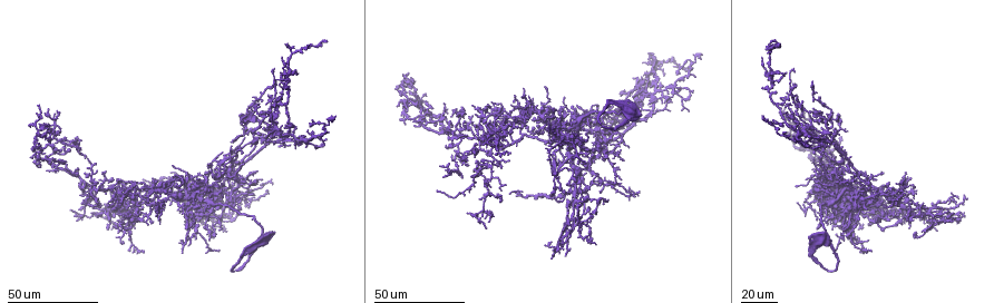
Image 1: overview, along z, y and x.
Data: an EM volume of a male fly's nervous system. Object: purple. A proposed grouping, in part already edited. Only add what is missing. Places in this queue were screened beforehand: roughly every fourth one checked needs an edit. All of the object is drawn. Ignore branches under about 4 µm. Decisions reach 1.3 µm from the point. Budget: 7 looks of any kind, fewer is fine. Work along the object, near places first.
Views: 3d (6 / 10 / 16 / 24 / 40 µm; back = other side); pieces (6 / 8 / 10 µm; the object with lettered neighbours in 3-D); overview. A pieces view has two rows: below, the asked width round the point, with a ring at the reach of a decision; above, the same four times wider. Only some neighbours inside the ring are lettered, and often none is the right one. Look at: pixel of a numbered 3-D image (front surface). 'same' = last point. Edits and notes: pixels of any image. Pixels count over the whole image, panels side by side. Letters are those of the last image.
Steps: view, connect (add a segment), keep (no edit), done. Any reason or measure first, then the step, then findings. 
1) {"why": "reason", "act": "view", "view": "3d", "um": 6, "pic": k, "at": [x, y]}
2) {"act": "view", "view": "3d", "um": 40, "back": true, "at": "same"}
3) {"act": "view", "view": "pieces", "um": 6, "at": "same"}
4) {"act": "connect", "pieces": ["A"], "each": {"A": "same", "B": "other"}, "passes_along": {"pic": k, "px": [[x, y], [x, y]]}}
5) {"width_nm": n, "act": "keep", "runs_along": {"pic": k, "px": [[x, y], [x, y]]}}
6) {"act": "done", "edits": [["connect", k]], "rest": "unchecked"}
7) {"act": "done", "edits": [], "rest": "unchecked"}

{"why": "long arm stops here", "act": "view", "view": "3d", "um": 24, "pic": 1, "at": [884, 171]}

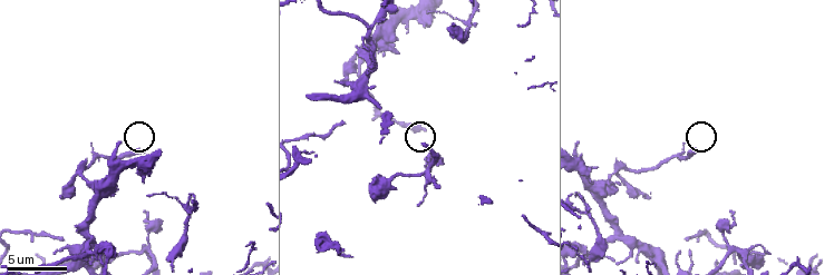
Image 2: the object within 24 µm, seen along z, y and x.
{"why": "see the neighbours", "act": "view", "view": "pieces", "um": 6, "pic": 2, "at": [142, 152]}

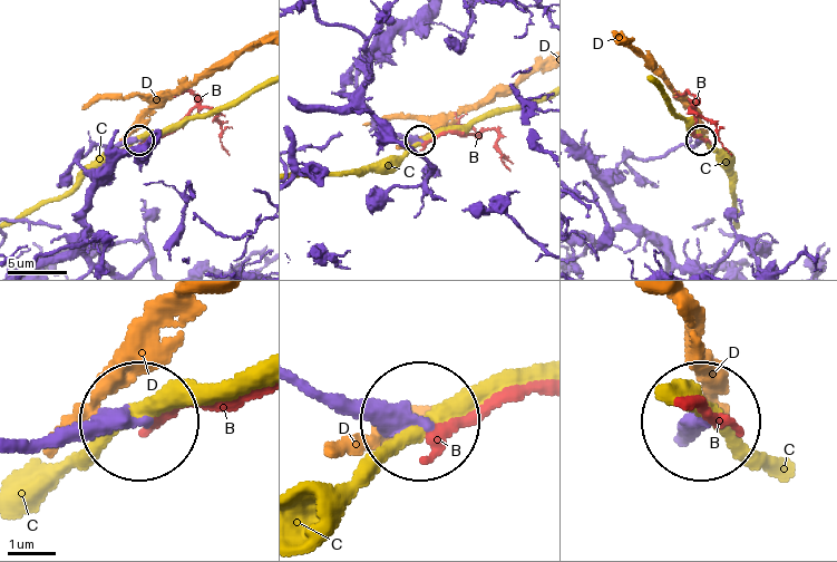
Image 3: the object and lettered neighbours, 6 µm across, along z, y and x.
{"act": "connect", "pieces": ["B"], "each": {"B": "same", "C": "other", "D": "other"}, "found": "it goes on there"}

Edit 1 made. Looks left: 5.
{"why": "redraw", "act": "view", "view": "overview"}

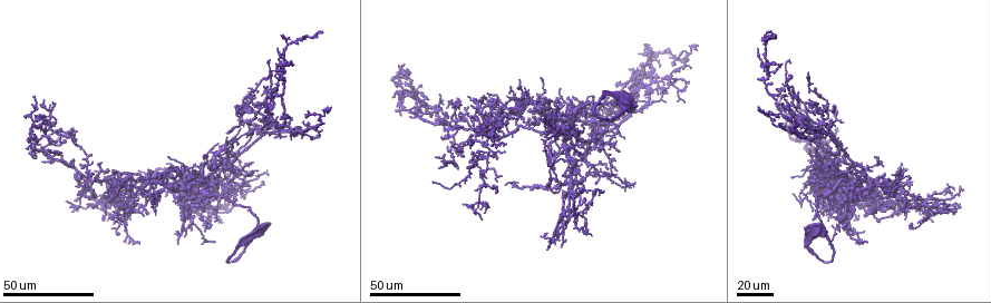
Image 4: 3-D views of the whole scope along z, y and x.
{"why": "free end", "act": "view", "view": "3d", "um": 40, "pic": 4, "at": [796, 94]}

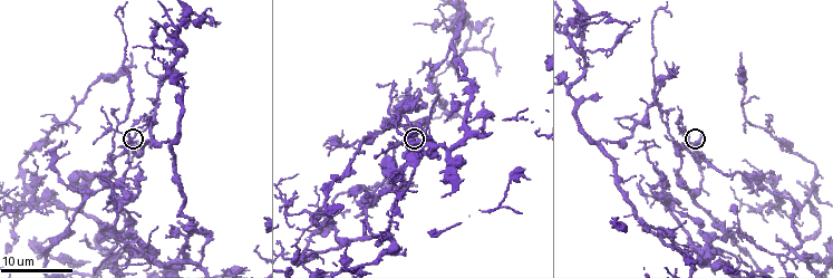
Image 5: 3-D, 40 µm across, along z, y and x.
{"act": "view", "view": "pieces", "um": 10, "pic": 5, "at": [701, 131]}

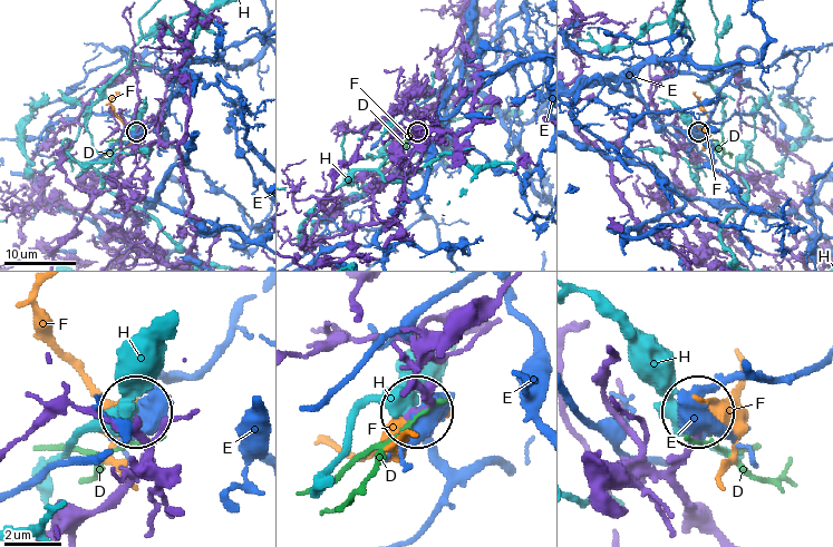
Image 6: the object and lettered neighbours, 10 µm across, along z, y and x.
{"act": "connect", "pieces": ["F"], "each": {"D": "other", "E": "other", "F": "same", "H": "other"}, "found": "it goes on there"}

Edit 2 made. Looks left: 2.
{"why": "tapers out", "act": "view", "view": "3d", "um": 24, "pic": 5, "at": [496, 74]}

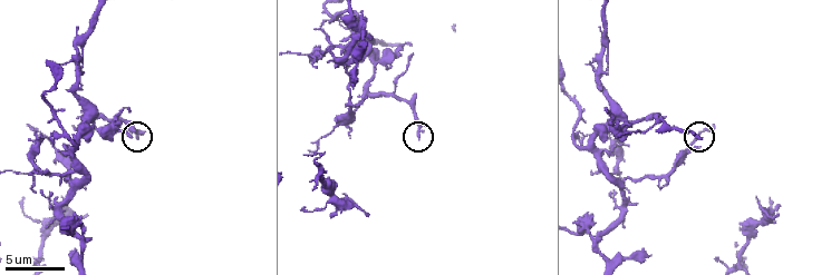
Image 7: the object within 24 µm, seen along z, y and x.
{"act": "view", "view": "pieces", "um": 10, "pic": 7, "at": [699, 137]}

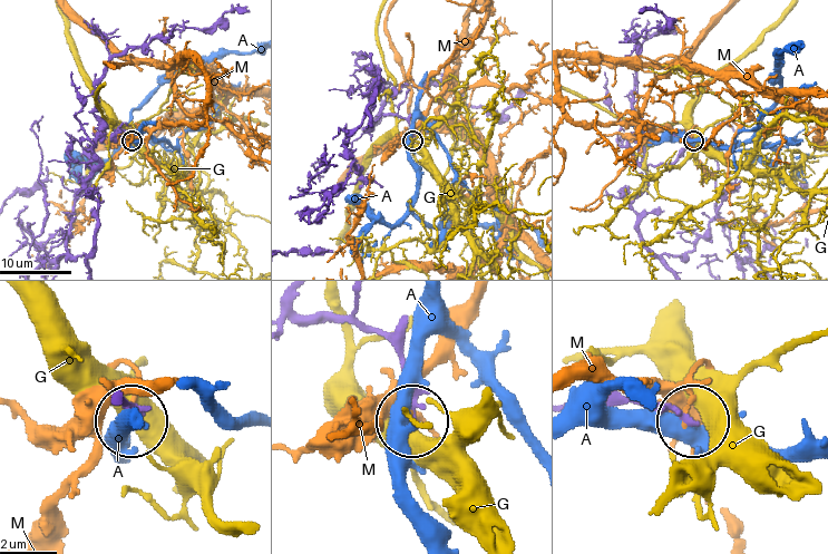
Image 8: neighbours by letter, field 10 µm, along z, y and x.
{"act": "keep", "each": {"A": "other", "G": "other", "M": "other"}, "found": "none of them fits"}

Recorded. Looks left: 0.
{"act": "done", "edits": [["connect", 3], ["connect", 6]], "rest": "unchecked"}

